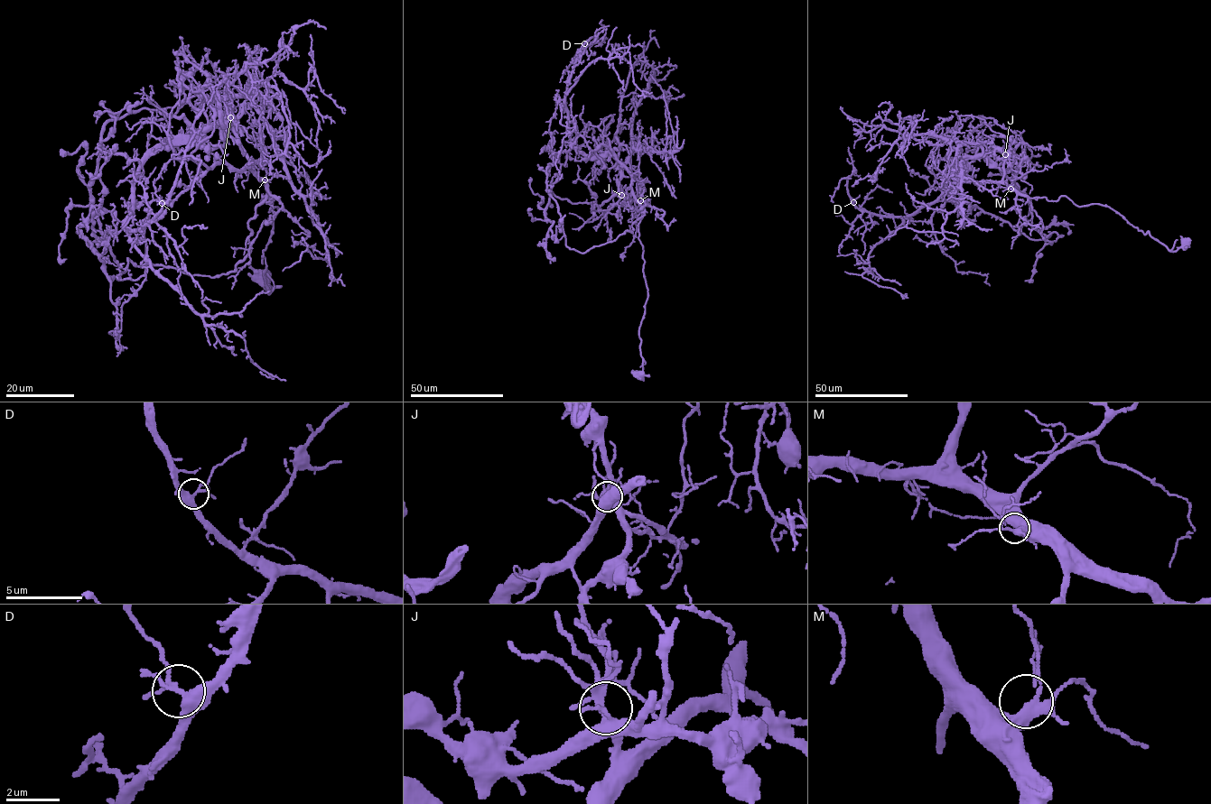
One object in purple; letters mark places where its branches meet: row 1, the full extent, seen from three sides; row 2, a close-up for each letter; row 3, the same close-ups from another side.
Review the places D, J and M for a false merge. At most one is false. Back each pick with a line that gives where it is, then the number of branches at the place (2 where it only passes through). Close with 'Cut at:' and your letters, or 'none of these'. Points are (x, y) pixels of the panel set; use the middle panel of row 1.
J: Place: (621, 195). Branches: 7
Cut at: J

